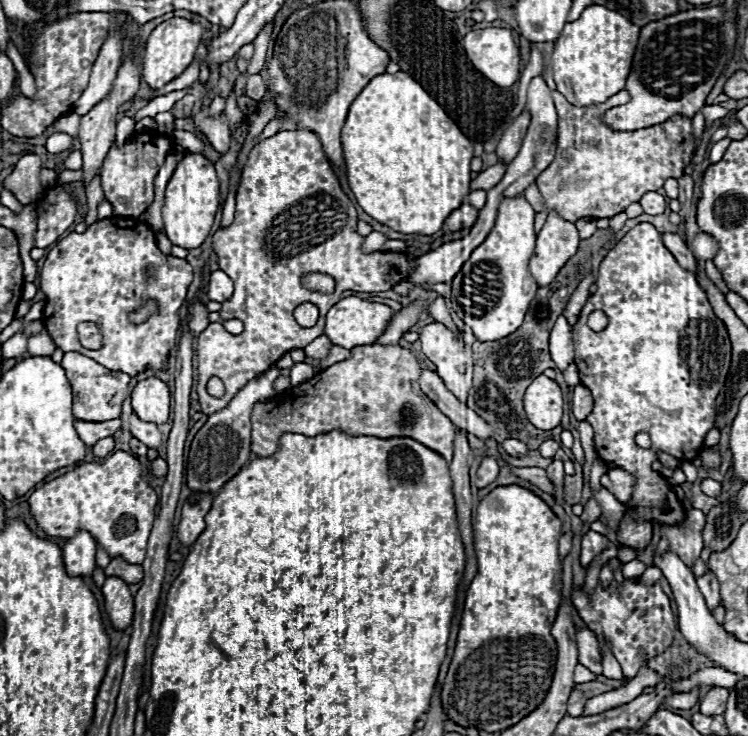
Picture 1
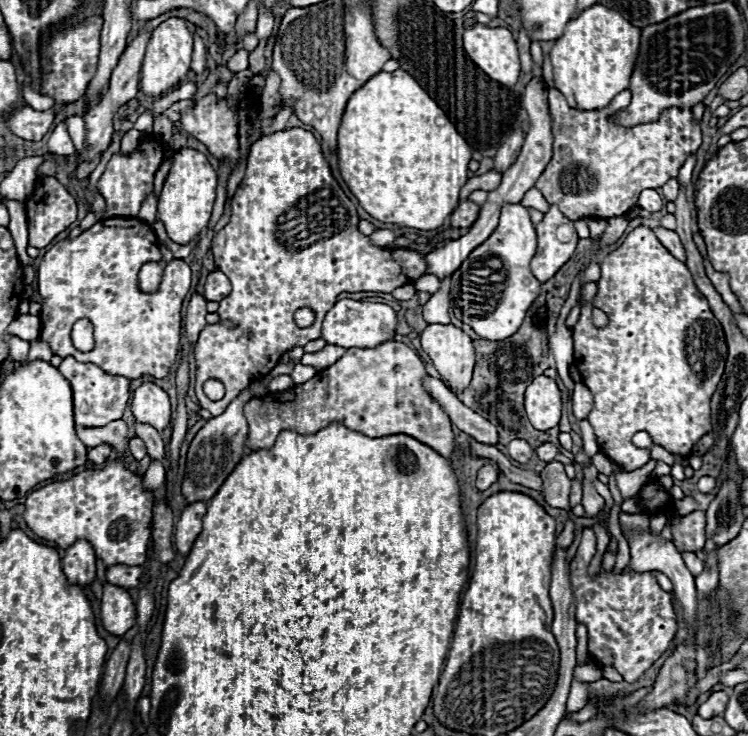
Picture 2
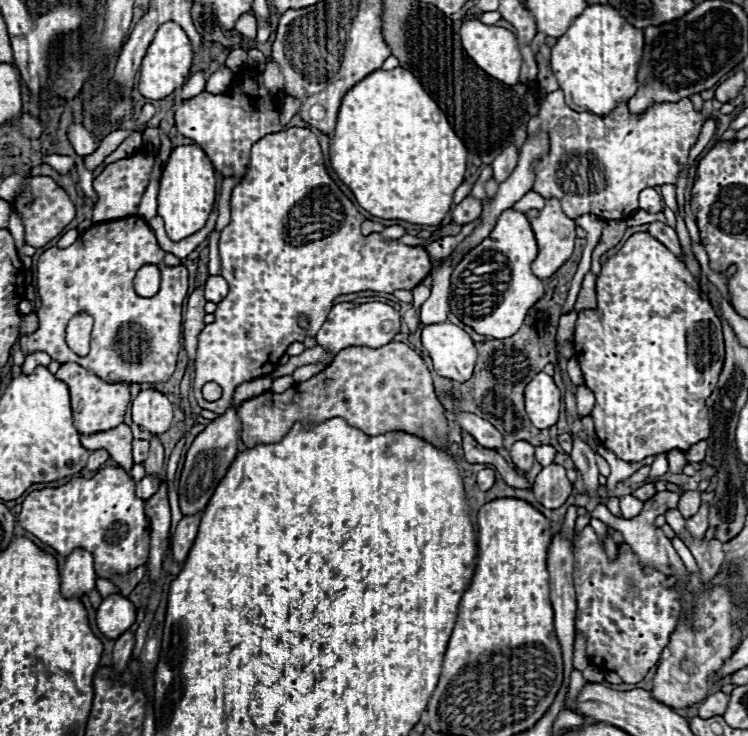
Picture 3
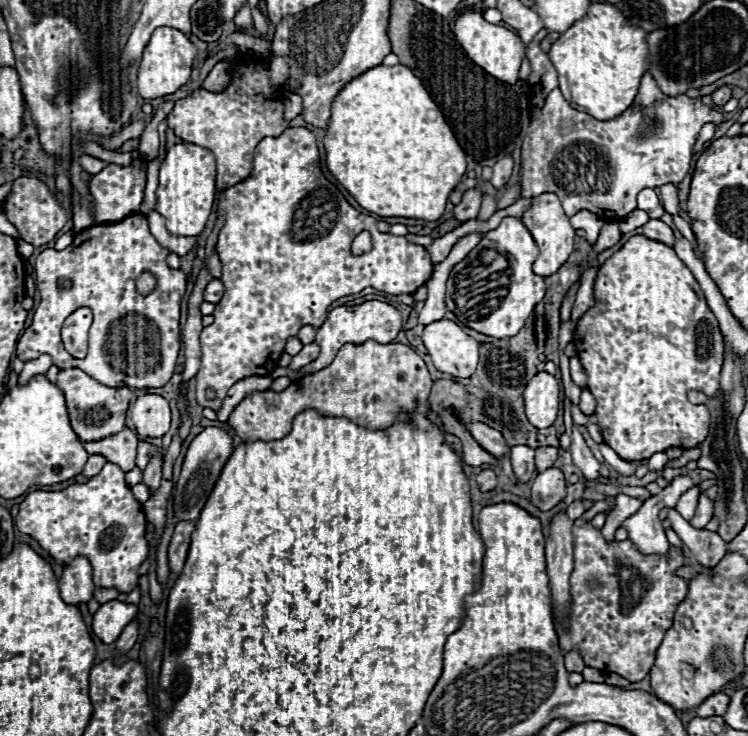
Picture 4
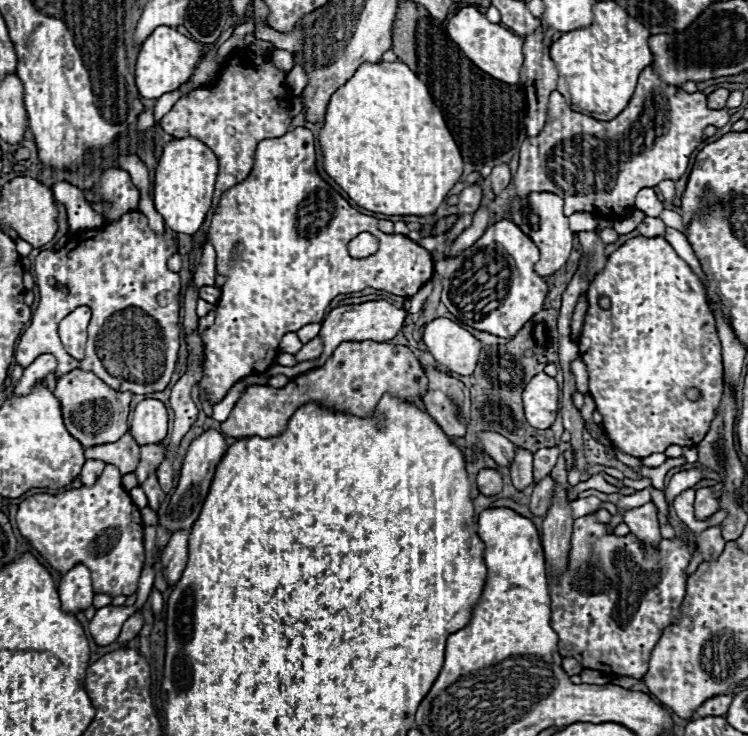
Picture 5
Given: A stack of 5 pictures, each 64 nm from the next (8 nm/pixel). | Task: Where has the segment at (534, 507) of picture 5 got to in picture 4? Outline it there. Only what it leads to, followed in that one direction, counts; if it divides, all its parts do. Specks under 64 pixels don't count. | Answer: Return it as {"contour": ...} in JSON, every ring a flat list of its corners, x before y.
{"contour":[[550,468,536,476,532,486,532,504,538,510,542,512,552,510,558,502,562,502,564,496,566,496,566,484,558,468]]}

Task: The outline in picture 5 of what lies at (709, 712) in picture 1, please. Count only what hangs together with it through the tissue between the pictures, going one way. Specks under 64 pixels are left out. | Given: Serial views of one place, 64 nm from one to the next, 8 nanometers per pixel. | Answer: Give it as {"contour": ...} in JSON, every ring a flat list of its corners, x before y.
{"contour":[[714,696,710,700,706,700,698,710,696,714,700,718,704,716,724,716,730,708,730,702,732,702,732,696]]}

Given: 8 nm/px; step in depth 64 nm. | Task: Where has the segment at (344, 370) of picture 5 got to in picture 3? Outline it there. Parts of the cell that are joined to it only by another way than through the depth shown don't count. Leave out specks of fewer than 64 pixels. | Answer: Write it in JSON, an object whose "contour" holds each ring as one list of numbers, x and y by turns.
{"contour":[[390,342,380,348,348,346,320,374,294,384,284,394,268,390,244,400,236,414,242,428,240,440,248,448,280,442,294,422,324,422,330,418,344,418,350,426,370,436,404,430,440,448,448,448,448,422,432,386,428,366,420,354,402,342]]}

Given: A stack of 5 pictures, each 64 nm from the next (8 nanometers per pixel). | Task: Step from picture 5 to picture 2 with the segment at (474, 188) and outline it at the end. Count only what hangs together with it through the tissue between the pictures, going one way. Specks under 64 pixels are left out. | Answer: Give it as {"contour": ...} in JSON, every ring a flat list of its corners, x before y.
{"contour":[[464,200,464,202,460,202,460,204,456,206,456,210,452,212,450,224,452,224,454,228,470,228,470,226,476,222,478,212,480,212,480,206,478,206,478,204,474,204,472,200]]}

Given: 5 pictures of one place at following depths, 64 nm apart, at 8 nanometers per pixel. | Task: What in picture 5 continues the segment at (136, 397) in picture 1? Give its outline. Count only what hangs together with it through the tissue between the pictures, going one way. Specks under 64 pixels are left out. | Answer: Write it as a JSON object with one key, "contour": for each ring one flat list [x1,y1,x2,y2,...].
{"contour":[[144,400,134,410,130,434,138,446,158,444,164,440,168,428,168,412,160,400]]}

